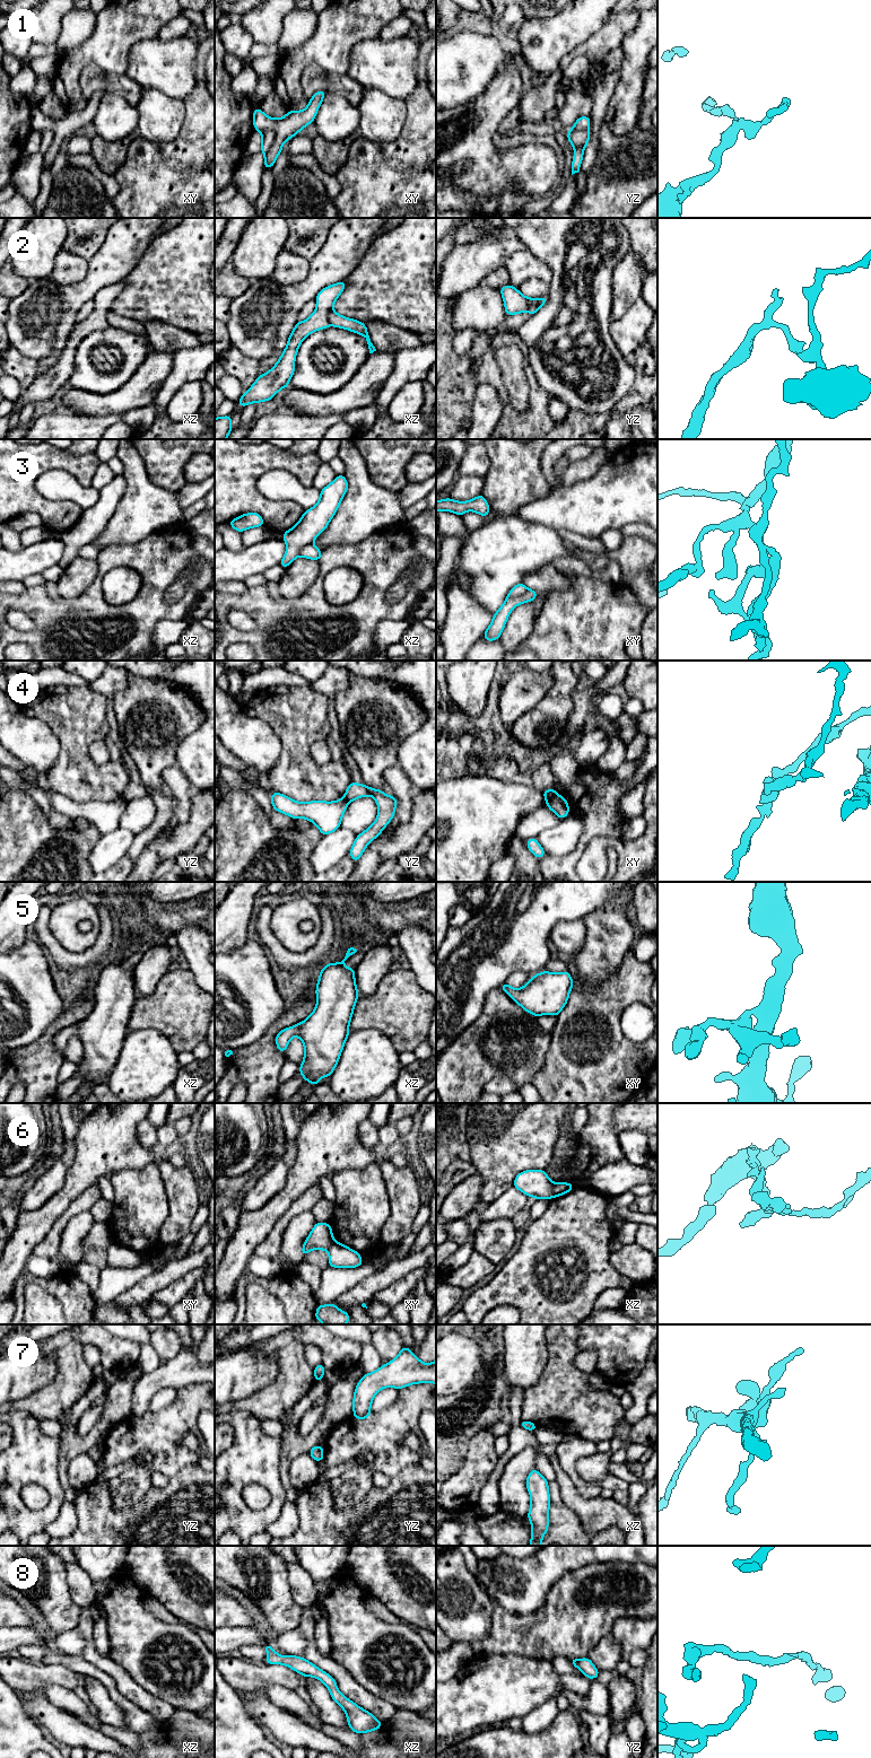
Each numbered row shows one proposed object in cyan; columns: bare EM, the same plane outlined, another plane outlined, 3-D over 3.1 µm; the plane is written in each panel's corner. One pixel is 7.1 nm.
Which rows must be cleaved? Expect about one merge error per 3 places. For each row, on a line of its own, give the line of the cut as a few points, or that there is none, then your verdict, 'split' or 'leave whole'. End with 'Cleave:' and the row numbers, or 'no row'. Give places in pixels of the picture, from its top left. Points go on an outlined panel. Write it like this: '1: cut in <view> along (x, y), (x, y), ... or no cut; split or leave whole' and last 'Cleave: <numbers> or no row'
1: cut in xy along (271, 129), (275, 133), (275, 141), (264, 155); split
2: cut in xz along (332, 309), (328, 315), (329, 324); split
3: cut in xy along (528, 589), (521, 595), (507, 597); split
4: cut in xy along (556, 794), (546, 801); split
5: no cut; leave whole
6: cut in xz along (555, 1183), (551, 1197); split
7: no cut; leave whole
8: no cut; leave whole
Cleave: 1, 2, 3, 4, 6

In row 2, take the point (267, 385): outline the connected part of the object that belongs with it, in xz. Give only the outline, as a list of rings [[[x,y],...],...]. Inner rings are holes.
[[[346,280],[320,290],[315,297],[314,313],[307,320],[296,323],[278,362],[268,373],[259,375],[253,385],[238,400],[239,406],[269,401],[281,388],[289,387],[289,381],[295,371],[295,358],[302,341],[314,331],[326,329],[330,325],[328,315],[333,311],[333,305],[345,287]]]

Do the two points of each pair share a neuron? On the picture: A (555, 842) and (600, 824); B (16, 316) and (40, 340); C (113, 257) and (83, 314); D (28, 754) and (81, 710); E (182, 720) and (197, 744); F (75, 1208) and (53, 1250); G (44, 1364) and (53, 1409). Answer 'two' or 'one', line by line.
A: two
B: one
C: two
D: two
E: two
F: one
G: two

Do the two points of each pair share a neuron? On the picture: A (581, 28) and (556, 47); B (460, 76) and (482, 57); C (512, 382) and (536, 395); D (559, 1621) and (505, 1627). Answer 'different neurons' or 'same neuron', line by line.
A: same neuron
B: same neuron
C: different neurons
D: same neuron

